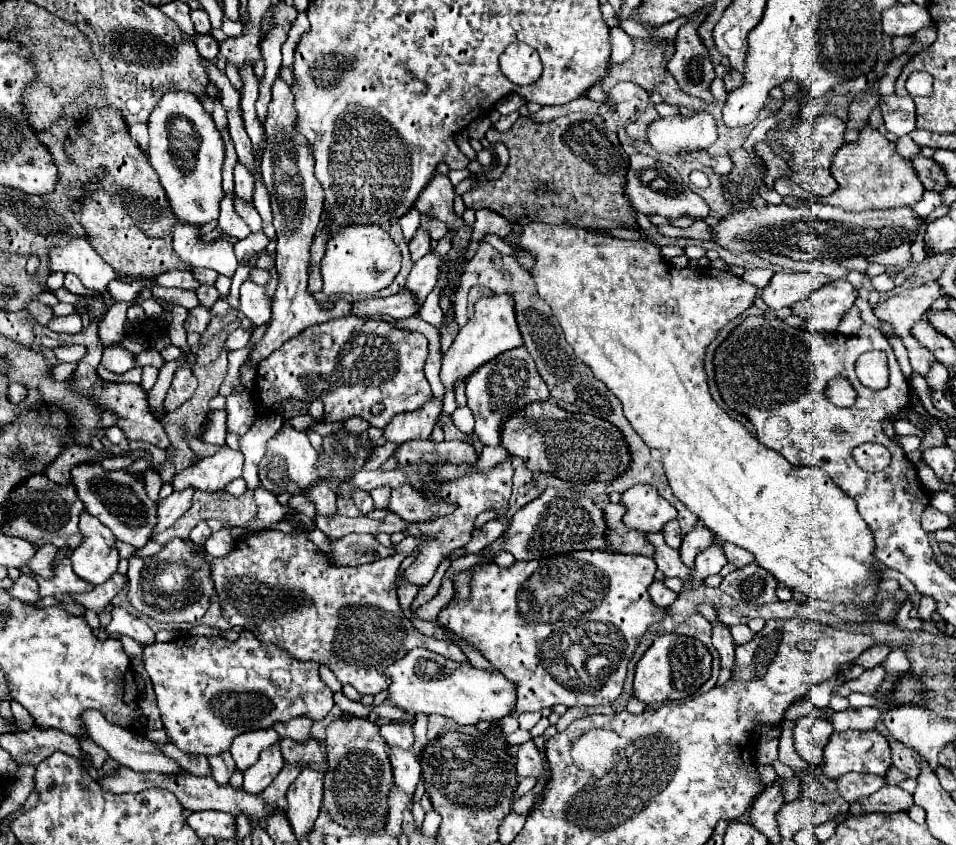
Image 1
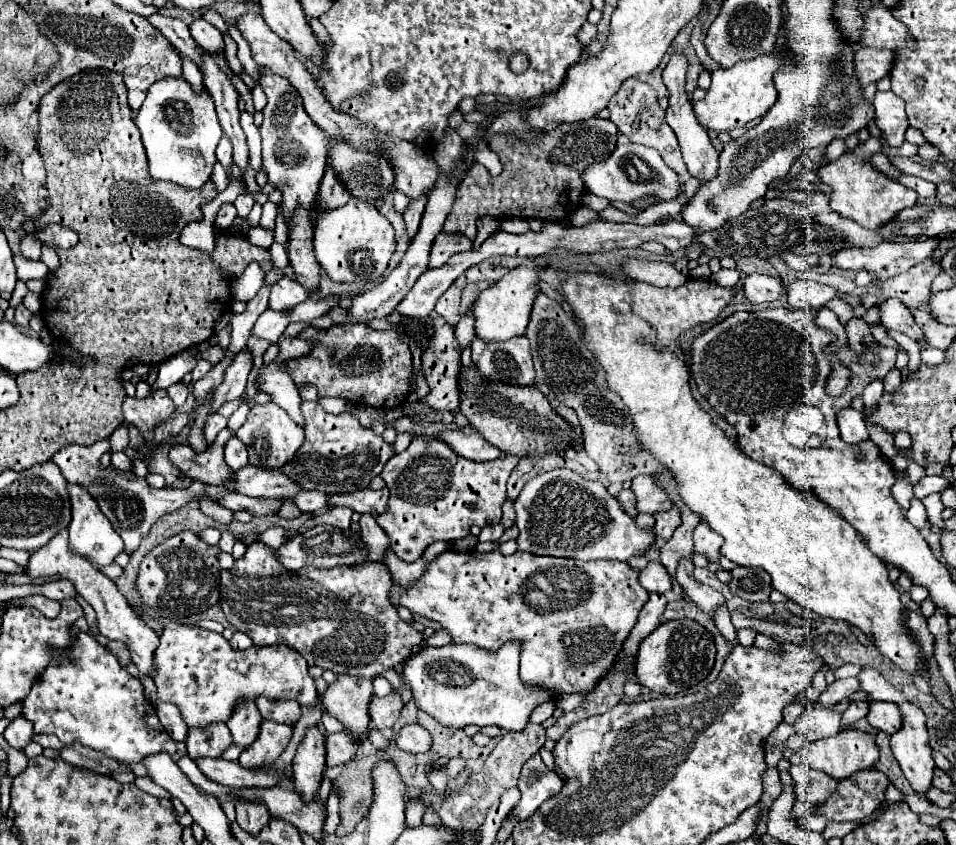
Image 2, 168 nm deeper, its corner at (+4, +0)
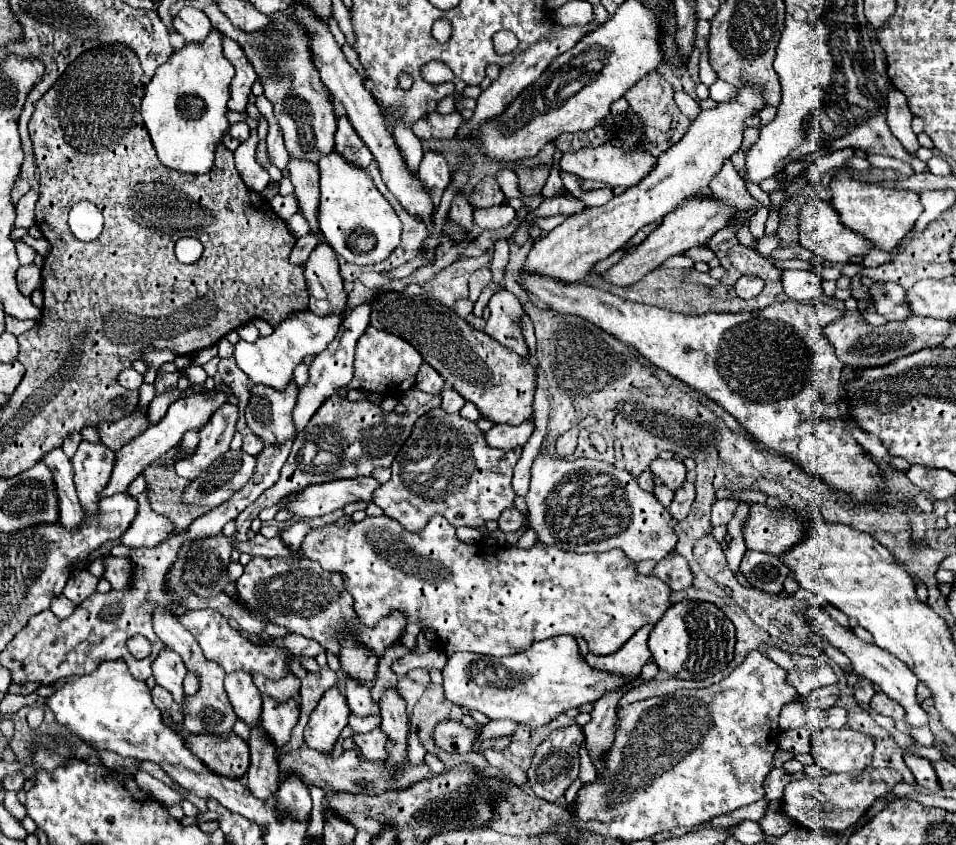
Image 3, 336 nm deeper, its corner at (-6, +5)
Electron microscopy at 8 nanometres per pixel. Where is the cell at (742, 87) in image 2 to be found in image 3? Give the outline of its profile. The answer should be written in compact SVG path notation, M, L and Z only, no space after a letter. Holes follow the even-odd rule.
M746 83L742 89L738 89L736 101L718 103L718 107L702 111L698 119L692 121L684 137L658 155L656 165L638 185L626 189L622 195L614 195L602 207L586 207L582 213L566 217L562 225L538 239L538 243L534 243L532 251L528 253L524 269L562 279L566 283L580 283L596 261L606 259L610 253L624 247L638 229L660 221L670 211L674 211L678 203L684 203L698 191L706 189L710 179L718 173L718 167L722 167L726 159L740 151L744 119L758 115L762 107L764 101L760 89L752 83Z

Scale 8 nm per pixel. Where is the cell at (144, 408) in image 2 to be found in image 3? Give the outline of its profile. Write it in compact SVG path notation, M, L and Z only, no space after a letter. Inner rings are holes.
M158 371L156 381L154 381L156 393L162 393L162 391L166 391L166 389L170 389L170 387L176 387L178 377L180 377L178 371L174 371L174 373L162 373L162 371Z

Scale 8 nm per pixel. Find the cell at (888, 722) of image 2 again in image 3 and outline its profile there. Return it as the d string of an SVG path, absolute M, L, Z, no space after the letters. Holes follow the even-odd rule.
M878 691L874 693L874 697L870 699L870 707L880 713L880 715L886 715L886 717L892 717L894 721L900 721L904 719L904 711L902 711L902 705L900 703L894 703L894 699L890 699L886 693Z

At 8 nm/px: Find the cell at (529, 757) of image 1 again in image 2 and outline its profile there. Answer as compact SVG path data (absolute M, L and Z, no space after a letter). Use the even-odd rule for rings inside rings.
M540 754L528 758L524 762L518 780L518 790L522 792L522 800L512 810L510 816L516 818L518 822L528 820L542 802L546 802L548 798L556 796L562 790L562 784L564 784L562 778L554 770L546 768Z

